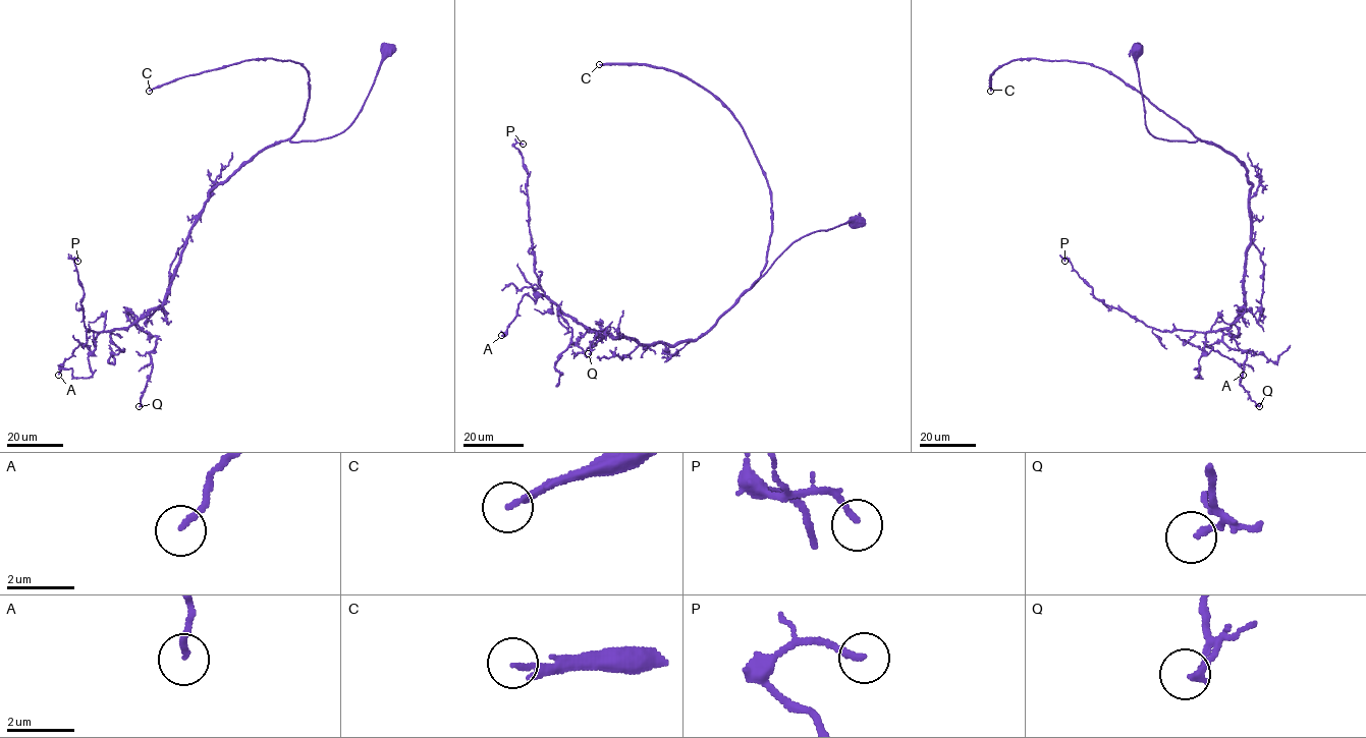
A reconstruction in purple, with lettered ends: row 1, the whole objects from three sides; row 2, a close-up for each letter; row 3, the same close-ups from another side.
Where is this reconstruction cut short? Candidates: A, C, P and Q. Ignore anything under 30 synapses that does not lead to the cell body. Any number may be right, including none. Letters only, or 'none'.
C

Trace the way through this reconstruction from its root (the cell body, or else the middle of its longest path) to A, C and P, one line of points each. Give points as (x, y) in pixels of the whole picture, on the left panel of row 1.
A: (387, 50), (343, 130), (275, 142), (218, 182), (165, 300), (102, 331), (91, 353), (80, 343), (58, 375)
C: (387, 50), (356, 119), (315, 140), (290, 139), (309, 99), (308, 71), (292, 61), (243, 60), (149, 91)
P: (387, 50), (343, 130), (275, 142), (209, 191), (158, 307), (127, 328), (87, 331), (70, 258), (77, 261)

